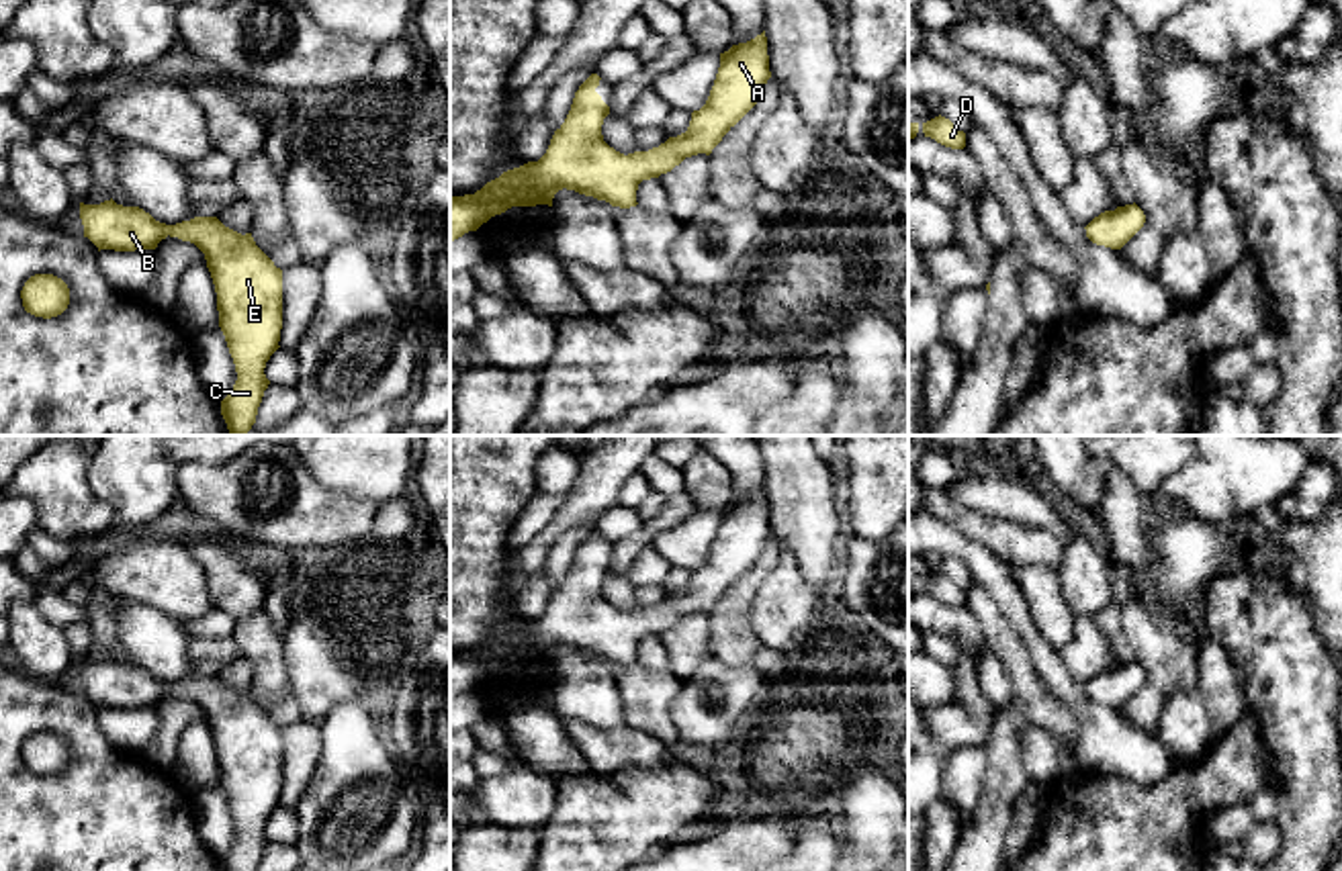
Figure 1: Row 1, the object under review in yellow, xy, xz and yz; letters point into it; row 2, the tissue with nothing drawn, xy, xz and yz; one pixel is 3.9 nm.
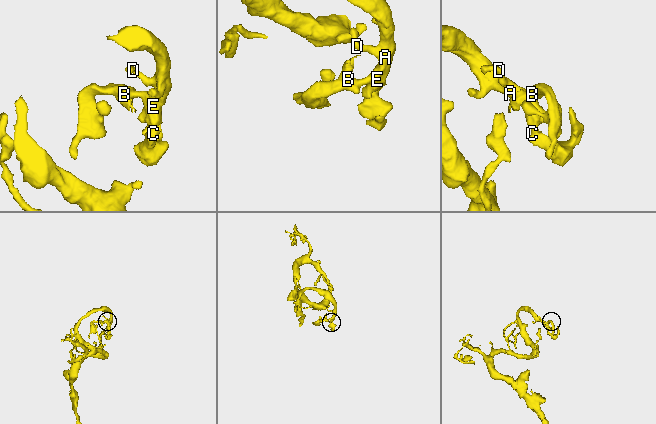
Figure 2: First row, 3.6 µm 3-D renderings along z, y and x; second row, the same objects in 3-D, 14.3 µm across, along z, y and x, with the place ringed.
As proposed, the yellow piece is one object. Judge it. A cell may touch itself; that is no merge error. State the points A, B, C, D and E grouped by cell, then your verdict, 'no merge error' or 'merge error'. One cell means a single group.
A B C D E; no merge error

